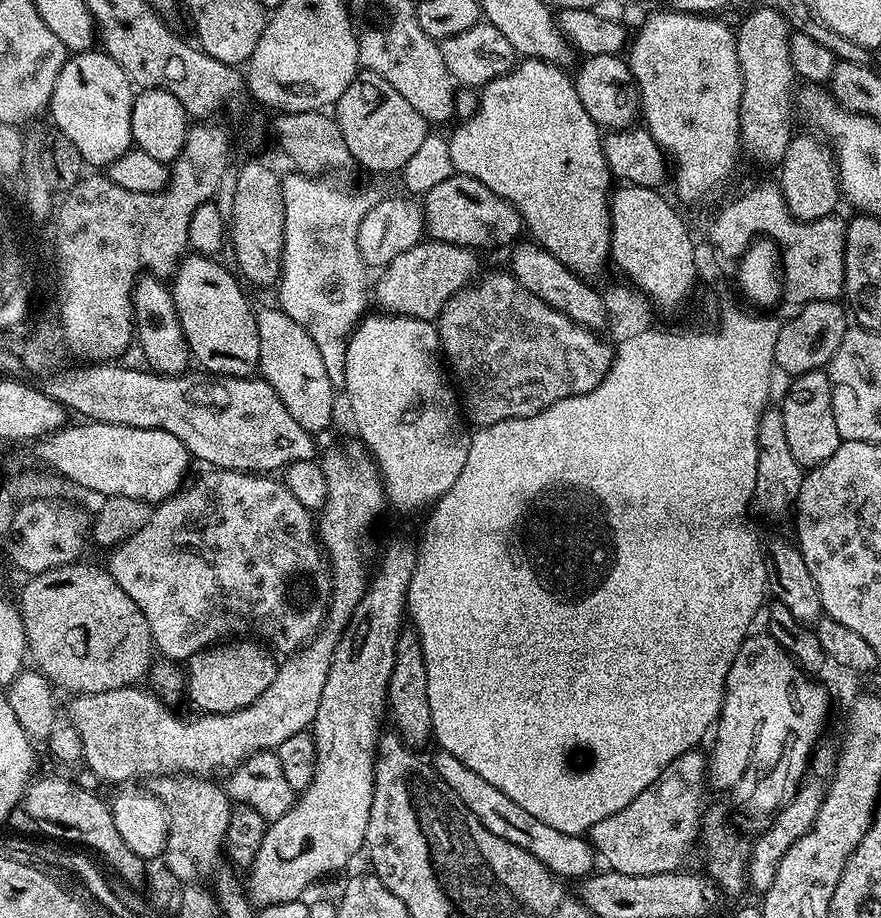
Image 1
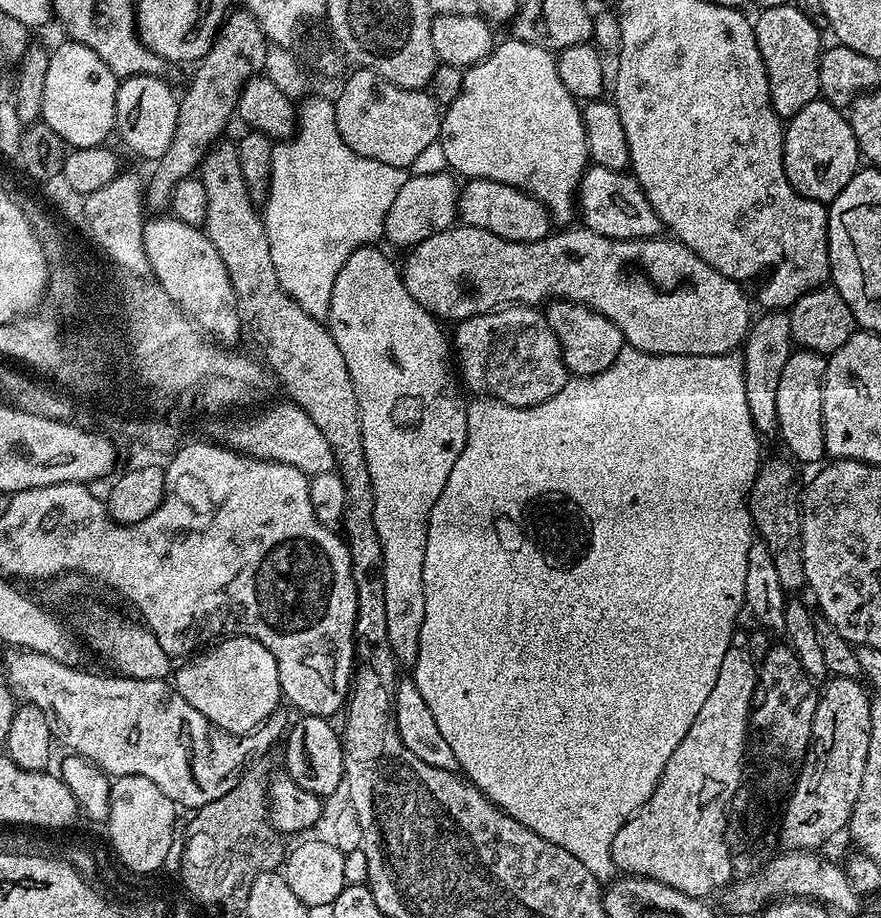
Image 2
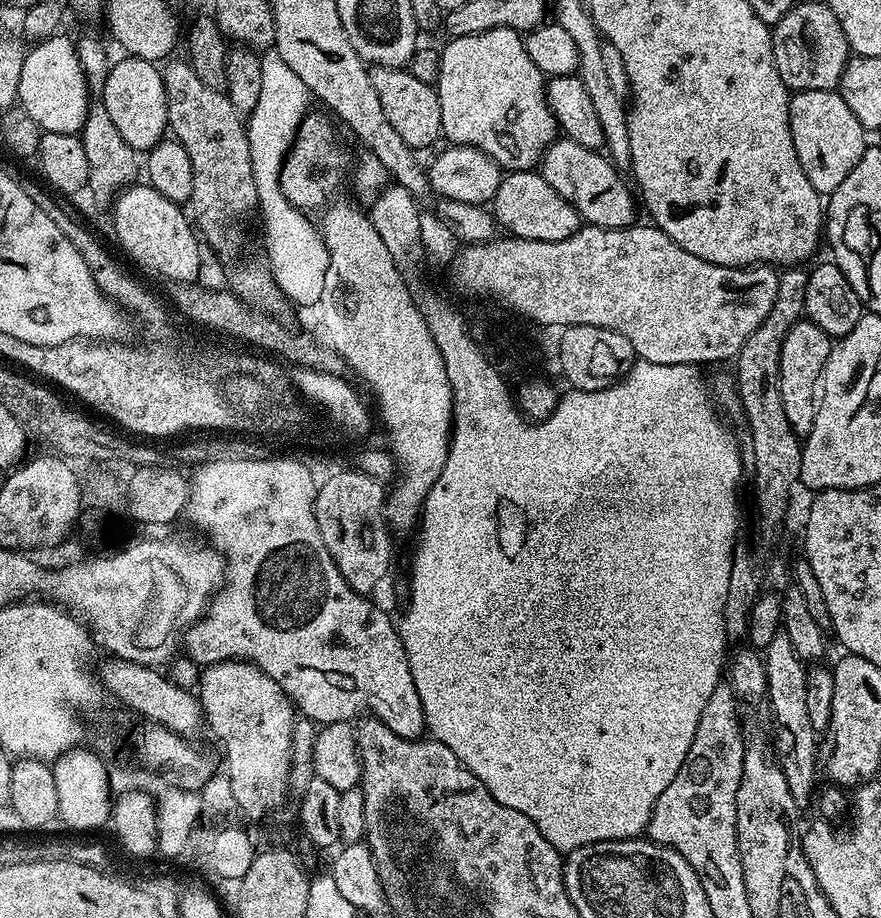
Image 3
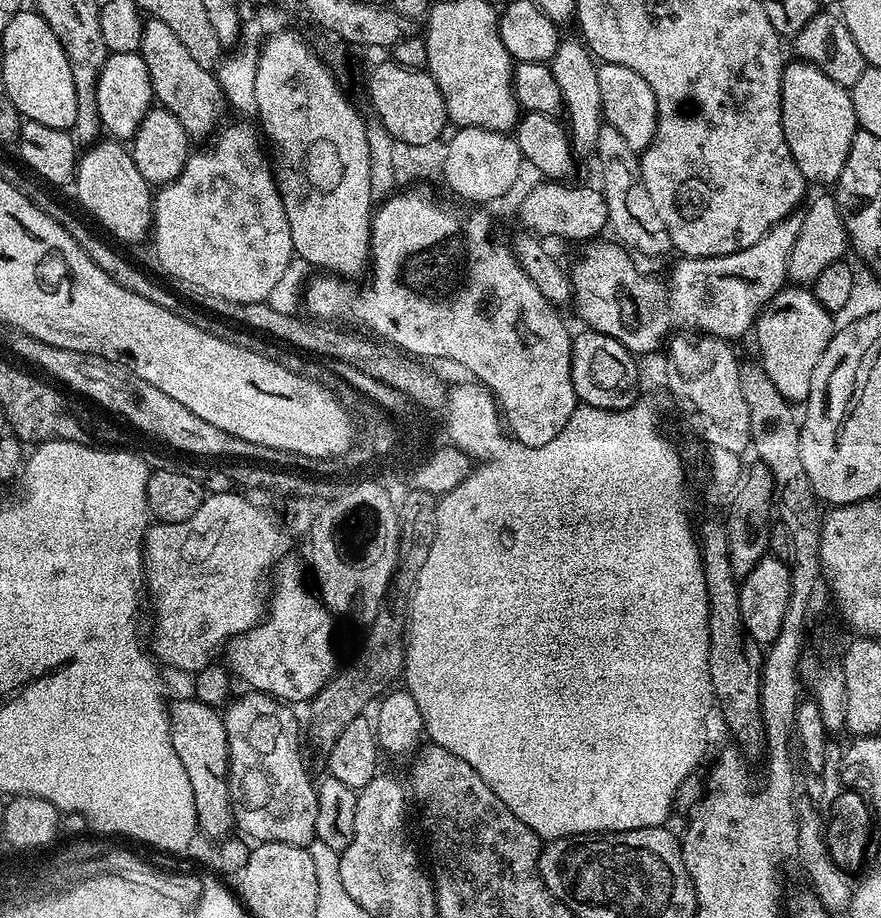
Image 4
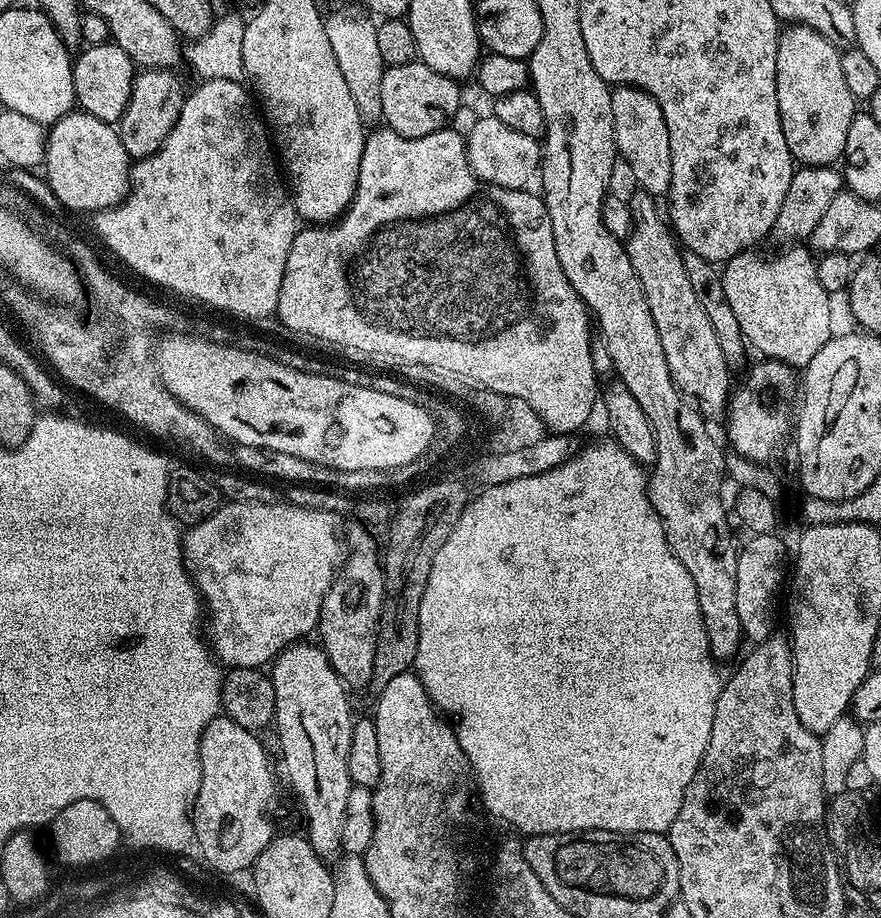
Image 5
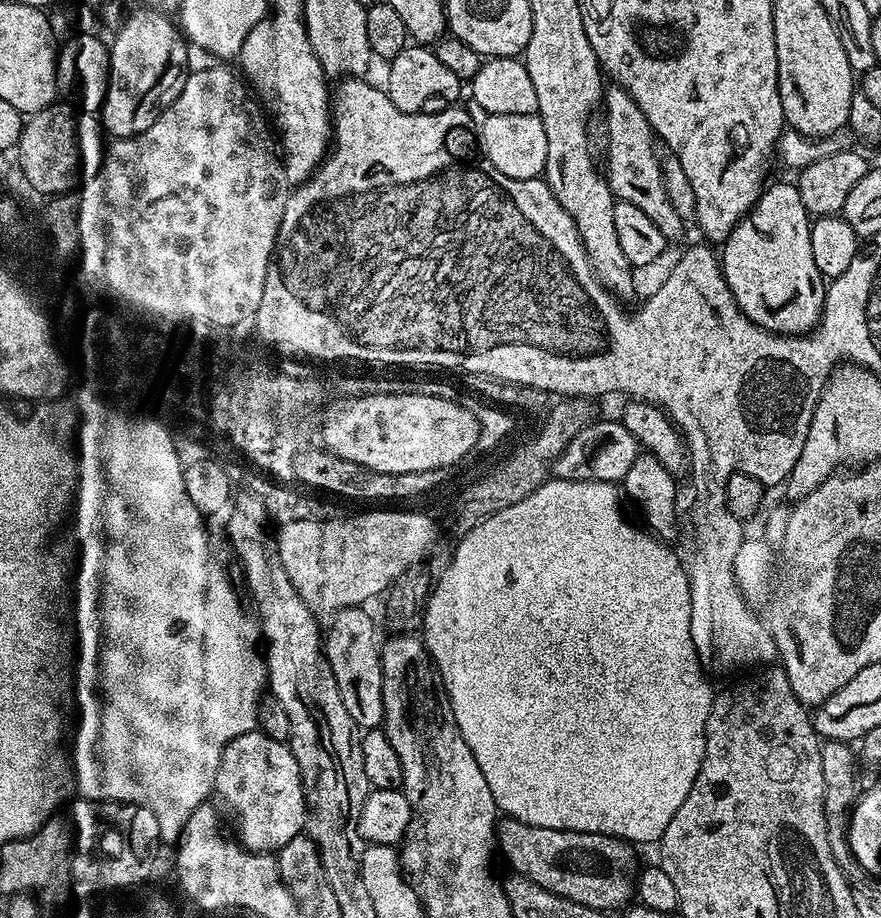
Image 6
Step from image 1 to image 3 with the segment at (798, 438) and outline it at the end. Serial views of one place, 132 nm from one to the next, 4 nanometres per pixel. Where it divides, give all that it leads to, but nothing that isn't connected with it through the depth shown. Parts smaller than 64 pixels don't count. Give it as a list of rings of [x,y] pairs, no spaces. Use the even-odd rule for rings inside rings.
[[[802,318],[786,334],[780,355],[780,385],[782,386],[782,410],[786,410],[786,422],[790,422],[793,432],[803,438],[814,426],[818,403],[818,385],[824,372],[824,363],[830,354],[834,340],[814,322]]]

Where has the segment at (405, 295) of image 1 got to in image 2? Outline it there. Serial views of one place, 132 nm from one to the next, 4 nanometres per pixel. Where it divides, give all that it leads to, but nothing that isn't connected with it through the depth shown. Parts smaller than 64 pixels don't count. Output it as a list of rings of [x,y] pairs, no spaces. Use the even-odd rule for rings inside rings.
[[[461,223],[459,226],[436,232],[430,238],[422,241],[421,244],[415,245],[405,255],[409,256],[405,258],[404,264],[402,263],[402,275],[406,290],[410,290],[410,298],[414,298],[414,302],[418,302],[425,310],[444,322],[447,322],[447,320],[459,322],[471,316],[481,316],[487,312],[494,312],[501,306],[514,304],[540,306],[553,300],[573,300],[575,304],[584,304],[588,308],[593,308],[598,314],[610,318],[610,322],[614,322],[614,326],[618,326],[618,330],[622,330],[625,345],[629,348],[637,348],[655,356],[726,356],[735,353],[743,345],[750,327],[748,296],[740,289],[743,287],[737,281],[718,274],[718,270],[714,270],[714,266],[702,262],[702,258],[698,258],[698,254],[691,252],[679,240],[675,238],[664,239],[615,240],[592,232],[589,228],[583,226],[568,226],[563,230],[553,231],[549,236],[538,242],[514,242],[506,238],[498,238],[498,234],[490,234],[490,230],[478,230],[474,226]]]

